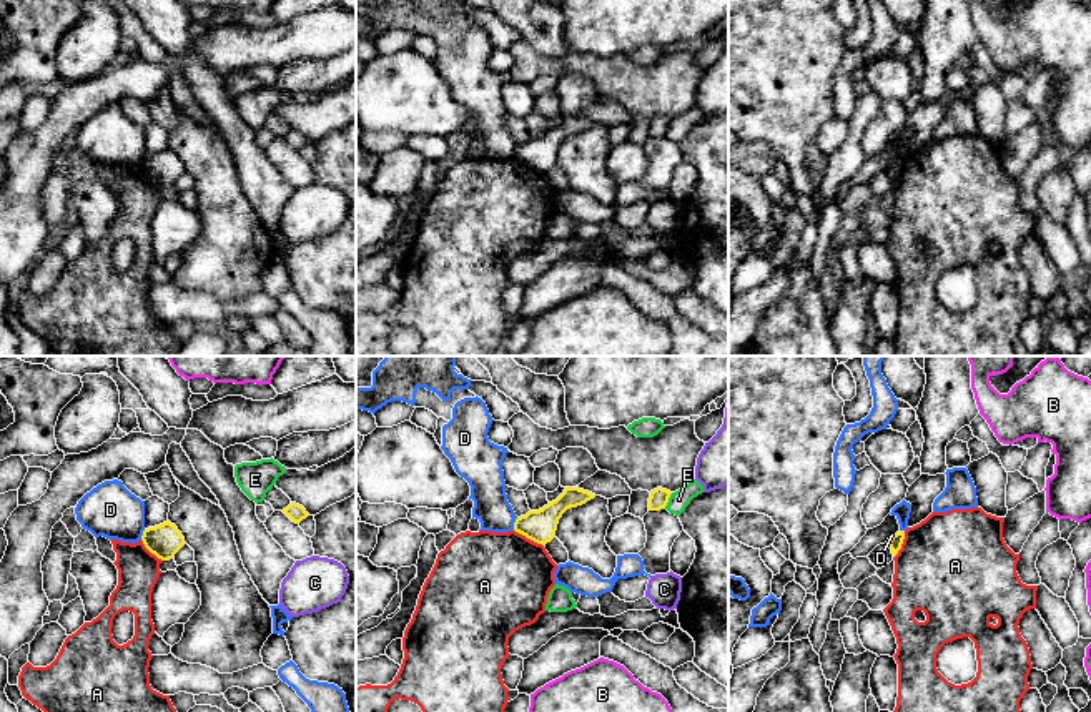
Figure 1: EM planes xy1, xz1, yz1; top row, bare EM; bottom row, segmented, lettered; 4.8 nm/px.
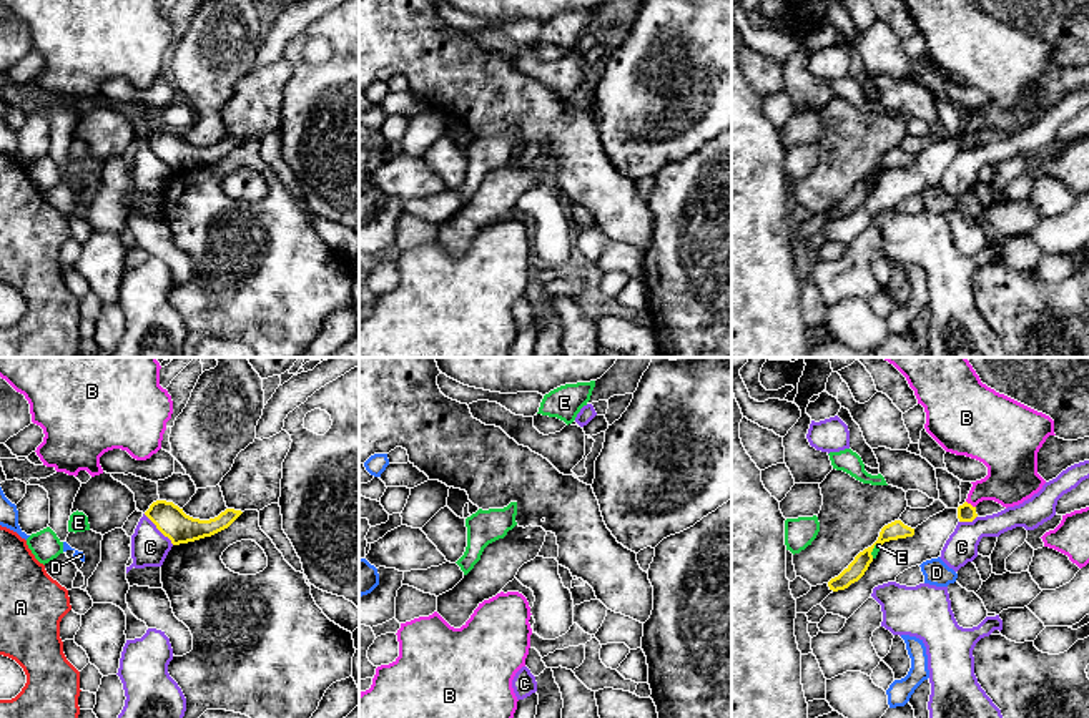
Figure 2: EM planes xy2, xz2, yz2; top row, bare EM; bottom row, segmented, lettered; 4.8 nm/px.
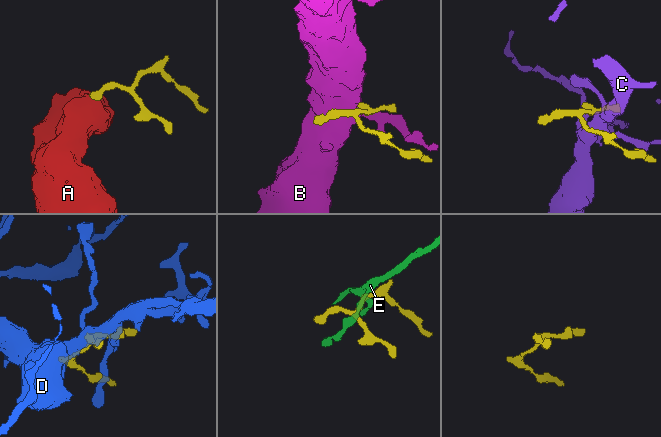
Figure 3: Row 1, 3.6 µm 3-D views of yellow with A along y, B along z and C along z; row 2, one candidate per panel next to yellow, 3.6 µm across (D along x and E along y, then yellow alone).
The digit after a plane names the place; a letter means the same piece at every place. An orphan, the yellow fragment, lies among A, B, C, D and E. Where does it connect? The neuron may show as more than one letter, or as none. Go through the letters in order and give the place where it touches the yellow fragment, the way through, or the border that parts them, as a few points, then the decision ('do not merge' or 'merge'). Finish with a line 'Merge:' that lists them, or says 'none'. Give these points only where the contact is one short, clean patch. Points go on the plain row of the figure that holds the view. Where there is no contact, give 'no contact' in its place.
A: contact xz1 (529, 165); border xz1 (514, 157), (543, 173); do not merge
B: contact yz2 (970, 132); way yz2 (966, 140), (970, 132), (985, 117), (1013, 105); merge
C: contact xy2 (158, 157); do not merge
D: contact xz1 (514, 152); border xz1 (518, 145), (513, 157); do not merge
E: contact xz1 (667, 128); border xz1 (672, 120), (664, 135); do not merge
Merge: B

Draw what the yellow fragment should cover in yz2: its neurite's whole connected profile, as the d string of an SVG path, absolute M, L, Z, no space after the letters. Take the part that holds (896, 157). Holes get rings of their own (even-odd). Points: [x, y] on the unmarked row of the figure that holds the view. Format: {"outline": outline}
{"outline": "M894 148L888 153L885 153L880 160L878 168L871 175L860 180L855 184L855 188L838 204L835 204L828 209L830 218L833 218L833 219L845 218L851 211L858 209L868 198L870 191L873 189L871 180L876 171L883 173L885 170L906 166L906 165L913 165L913 163L914 163L914 156L904 153L901 148Z"}

